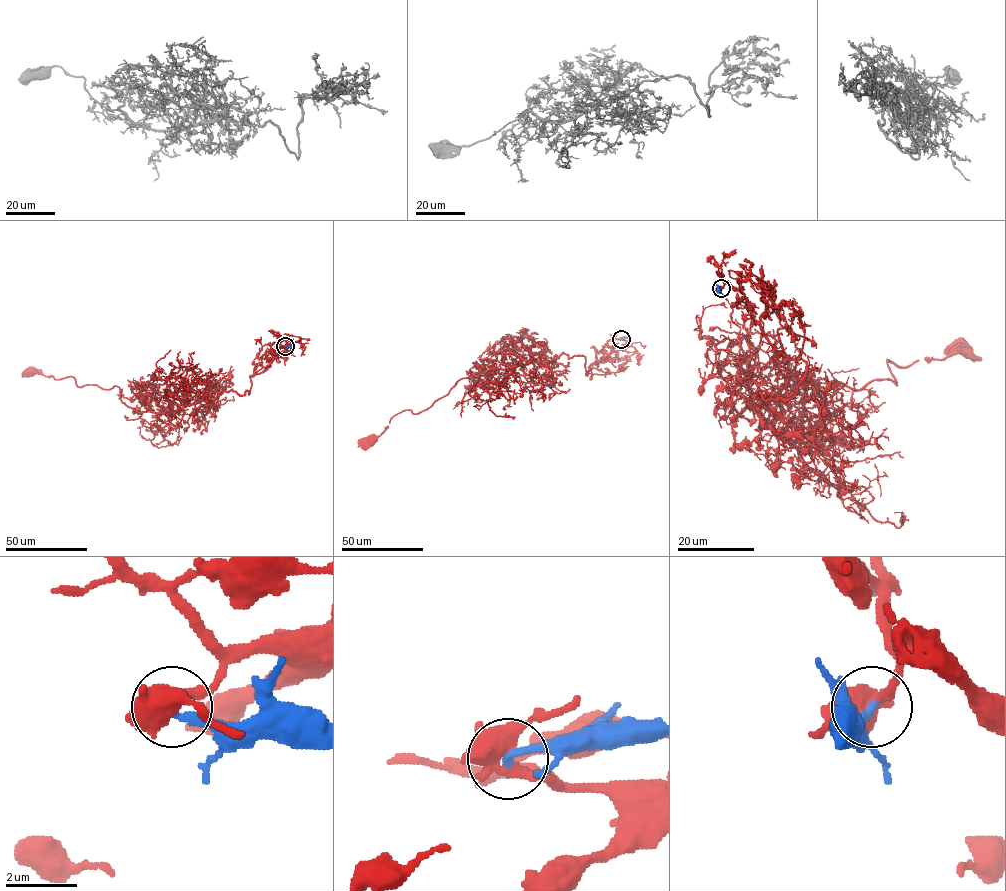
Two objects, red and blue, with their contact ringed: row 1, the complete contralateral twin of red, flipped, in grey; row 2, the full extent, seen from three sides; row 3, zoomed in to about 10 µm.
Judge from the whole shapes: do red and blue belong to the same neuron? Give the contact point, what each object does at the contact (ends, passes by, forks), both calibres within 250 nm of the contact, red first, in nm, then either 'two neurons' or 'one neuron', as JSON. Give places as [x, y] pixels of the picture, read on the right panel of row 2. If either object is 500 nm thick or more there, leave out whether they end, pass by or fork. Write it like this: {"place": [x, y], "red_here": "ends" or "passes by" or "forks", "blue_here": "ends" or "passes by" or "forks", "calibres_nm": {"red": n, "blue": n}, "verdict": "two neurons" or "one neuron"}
{"place": [721, 288], "calibres_nm": {"red": 650, "blue": 220}, "verdict": "one neuron"}

